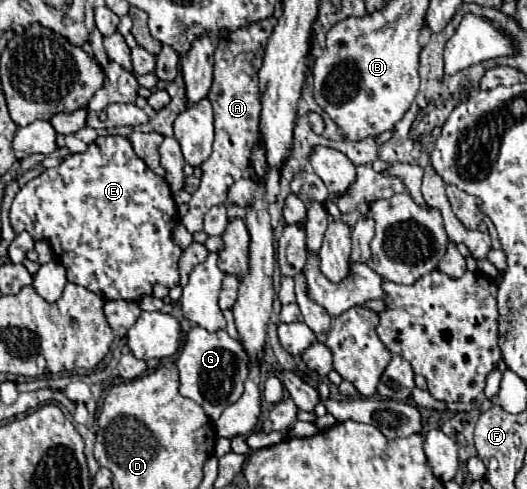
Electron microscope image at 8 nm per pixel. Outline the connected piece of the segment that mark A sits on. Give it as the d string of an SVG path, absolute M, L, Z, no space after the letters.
M267 17L265 21L259 21L259 25L251 25L249 29L239 29L231 33L227 39L221 39L215 49L215 71L213 71L213 85L209 91L209 101L213 105L215 113L215 141L213 141L213 153L207 161L201 163L203 177L199 189L193 193L189 201L189 211L185 217L181 217L181 223L187 227L187 231L199 233L203 231L203 217L213 207L225 201L227 189L243 177L243 173L249 167L249 157L253 151L253 145L259 135L259 85L257 85L257 73L261 69L263 59L263 43L273 33L277 19Z

